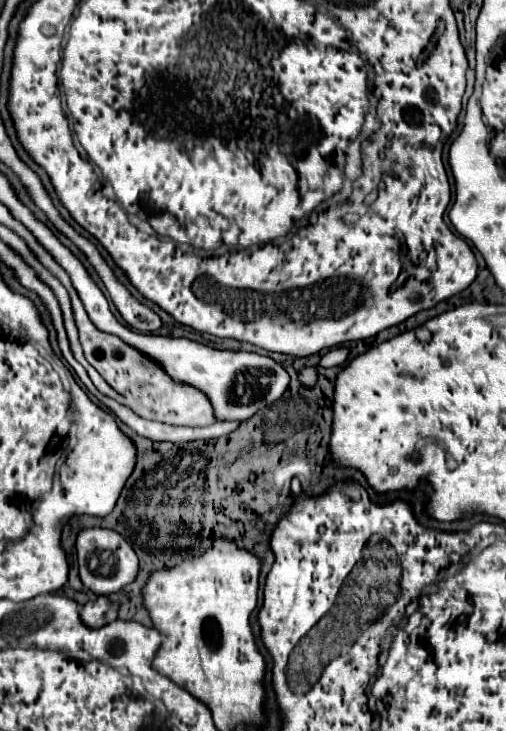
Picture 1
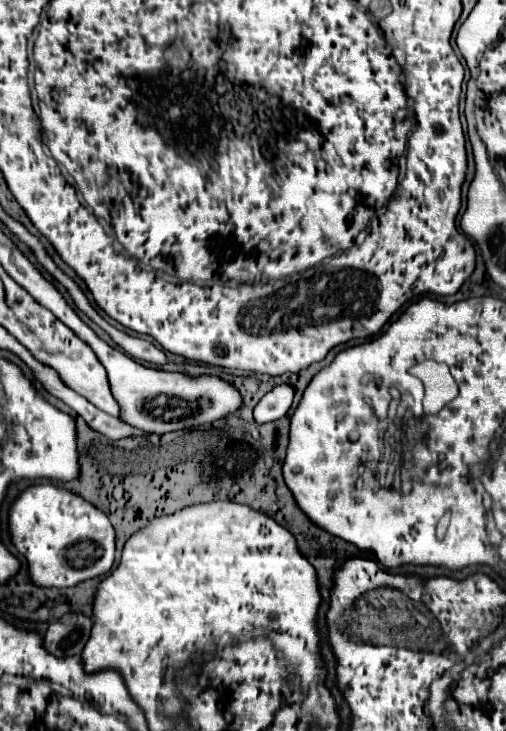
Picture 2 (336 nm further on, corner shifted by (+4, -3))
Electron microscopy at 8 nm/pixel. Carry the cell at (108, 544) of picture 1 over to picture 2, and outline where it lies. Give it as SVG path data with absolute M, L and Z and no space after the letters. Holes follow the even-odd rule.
M34 484L22 490L10 506L8 530L16 550L28 562L28 576L34 586L40 588L72 588L78 582L108 574L114 564L114 528L104 512L82 496L58 488L54 484Z

